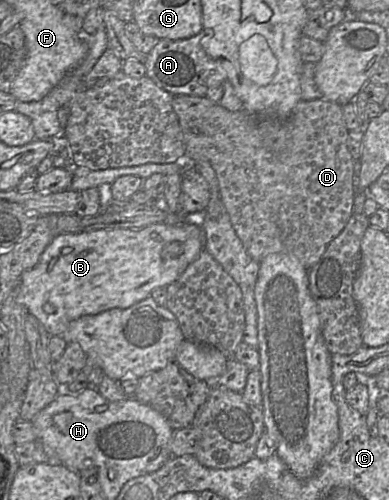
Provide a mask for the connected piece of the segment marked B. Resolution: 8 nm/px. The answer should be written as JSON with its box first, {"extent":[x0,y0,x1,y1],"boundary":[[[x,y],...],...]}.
{"extent":[17,221,206,336],"boundary":[[[187,221],[179,224],[154,223],[142,229],[114,229],[97,230],[85,233],[57,235],[53,241],[46,247],[42,253],[39,262],[32,268],[24,271],[20,276],[20,292],[17,296],[17,302],[23,305],[27,312],[34,315],[44,326],[50,336],[61,336],[69,324],[85,315],[96,315],[111,309],[127,309],[140,301],[151,296],[151,292],[158,287],[167,287],[184,272],[190,263],[192,263],[202,251],[206,251],[205,234],[201,227],[193,221]]]}

